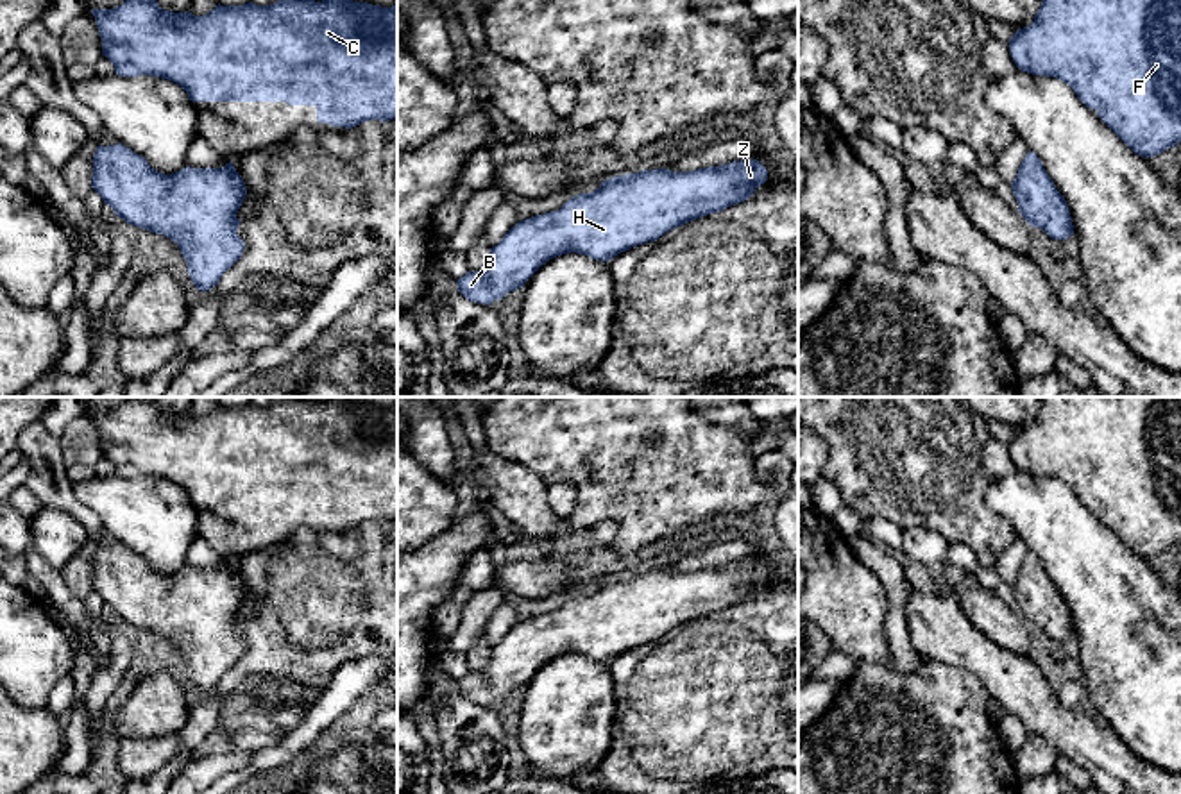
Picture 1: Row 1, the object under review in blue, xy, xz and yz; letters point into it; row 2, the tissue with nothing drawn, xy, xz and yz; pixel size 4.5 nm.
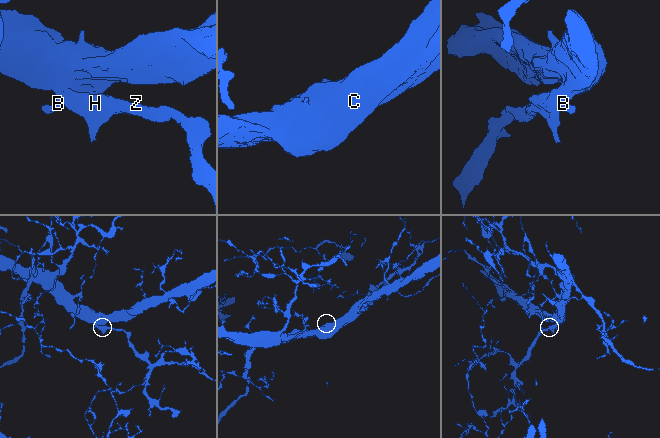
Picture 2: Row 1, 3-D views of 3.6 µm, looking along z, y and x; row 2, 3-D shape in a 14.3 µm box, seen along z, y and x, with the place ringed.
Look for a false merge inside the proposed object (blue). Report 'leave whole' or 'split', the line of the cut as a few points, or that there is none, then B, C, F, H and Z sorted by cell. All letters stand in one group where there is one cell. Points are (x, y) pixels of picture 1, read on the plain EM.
leave whole; cut none; groups B C F H Z

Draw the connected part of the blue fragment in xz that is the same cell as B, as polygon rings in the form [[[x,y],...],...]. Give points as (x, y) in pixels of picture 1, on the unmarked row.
[[[757,560],[692,572],[666,569],[616,576],[558,612],[517,622],[490,649],[483,671],[456,681],[471,703],[492,705],[519,690],[549,660],[576,653],[610,662],[632,647],[657,642],[675,628],[748,601],[768,581]]]

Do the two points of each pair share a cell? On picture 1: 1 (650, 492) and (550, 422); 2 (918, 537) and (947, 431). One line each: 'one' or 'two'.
1: one
2: two

